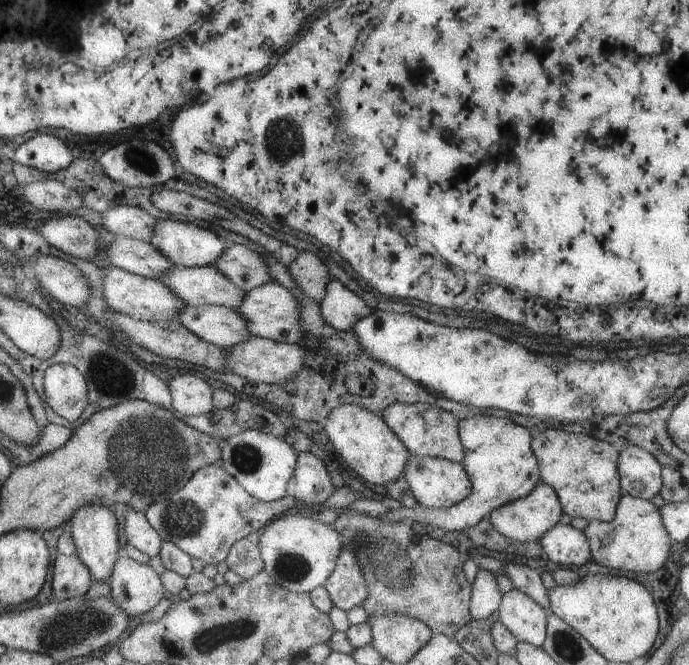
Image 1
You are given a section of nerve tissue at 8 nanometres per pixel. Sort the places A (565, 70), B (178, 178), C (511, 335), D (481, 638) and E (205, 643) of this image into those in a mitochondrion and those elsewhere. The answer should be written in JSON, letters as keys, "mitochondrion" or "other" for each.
{"A":"other","B":"other","C":"other","D":"other","E":"mitochondrion"}

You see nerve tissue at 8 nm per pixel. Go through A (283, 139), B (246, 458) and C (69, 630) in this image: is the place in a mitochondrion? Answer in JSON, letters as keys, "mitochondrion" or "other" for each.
{"A":"mitochondrion","B":"mitochondrion","C":"mitochondrion"}

